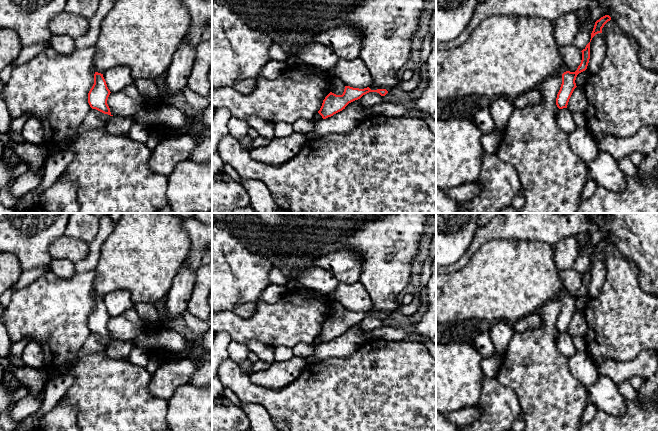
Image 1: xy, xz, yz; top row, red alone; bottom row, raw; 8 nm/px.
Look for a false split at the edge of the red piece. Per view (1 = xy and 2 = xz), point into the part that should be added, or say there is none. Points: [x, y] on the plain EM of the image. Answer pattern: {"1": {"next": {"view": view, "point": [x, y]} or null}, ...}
{"1": {"next": null}, "2": {"next": null}}

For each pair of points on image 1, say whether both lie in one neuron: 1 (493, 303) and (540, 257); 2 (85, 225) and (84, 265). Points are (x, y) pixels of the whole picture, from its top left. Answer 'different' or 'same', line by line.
1: same
2: different

